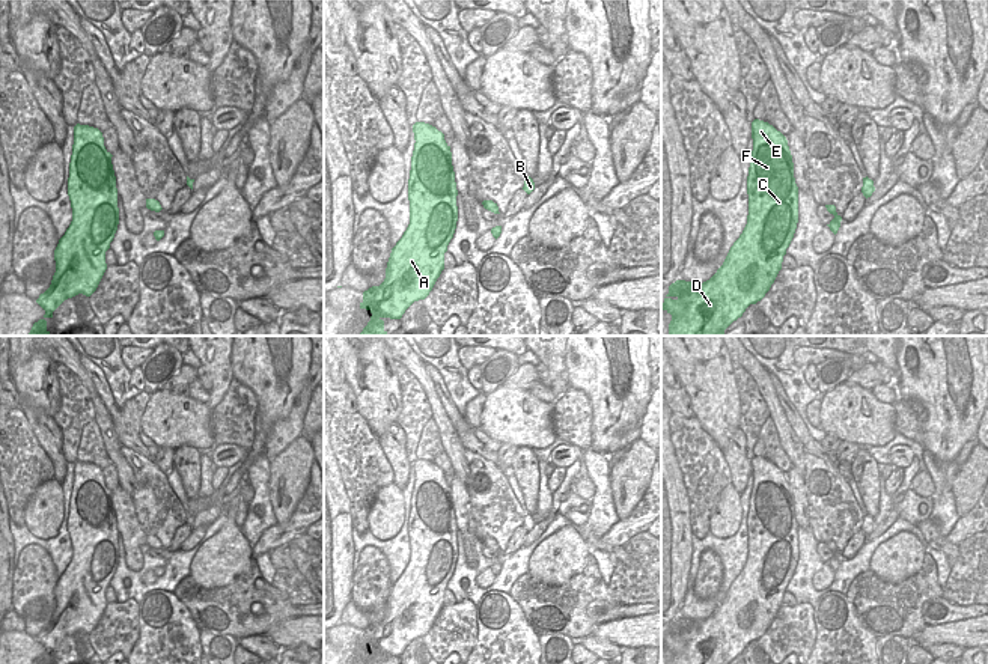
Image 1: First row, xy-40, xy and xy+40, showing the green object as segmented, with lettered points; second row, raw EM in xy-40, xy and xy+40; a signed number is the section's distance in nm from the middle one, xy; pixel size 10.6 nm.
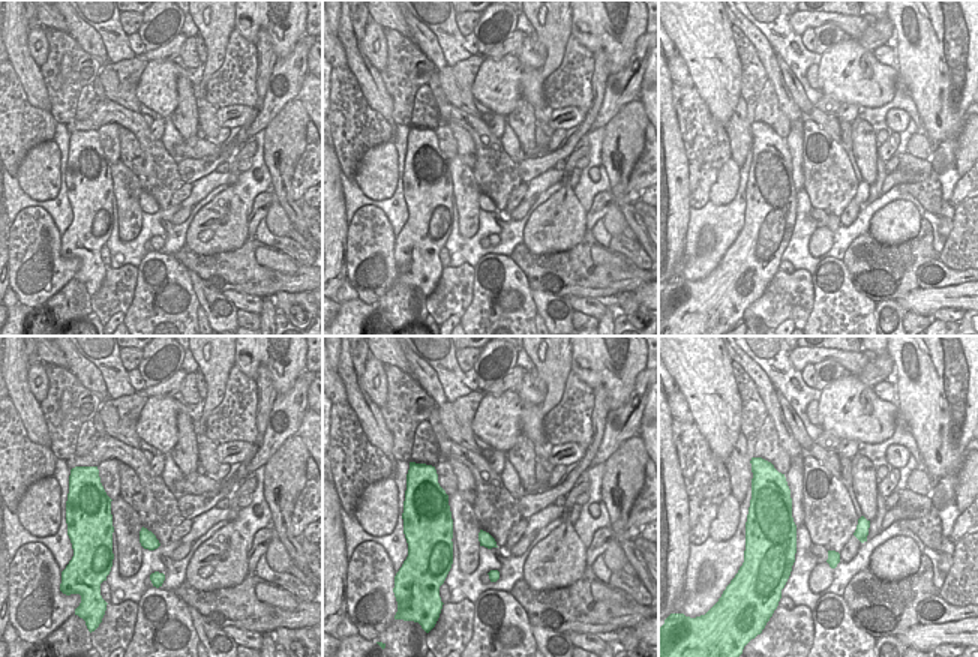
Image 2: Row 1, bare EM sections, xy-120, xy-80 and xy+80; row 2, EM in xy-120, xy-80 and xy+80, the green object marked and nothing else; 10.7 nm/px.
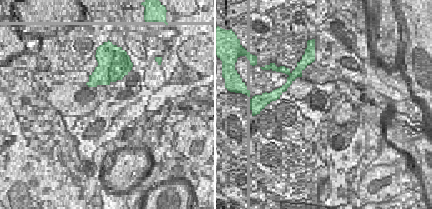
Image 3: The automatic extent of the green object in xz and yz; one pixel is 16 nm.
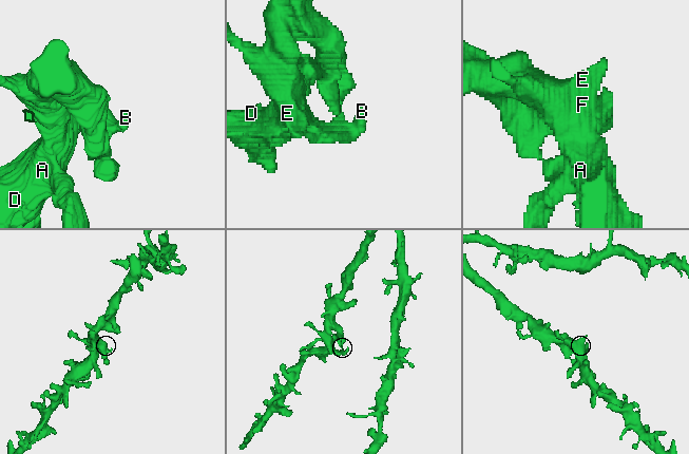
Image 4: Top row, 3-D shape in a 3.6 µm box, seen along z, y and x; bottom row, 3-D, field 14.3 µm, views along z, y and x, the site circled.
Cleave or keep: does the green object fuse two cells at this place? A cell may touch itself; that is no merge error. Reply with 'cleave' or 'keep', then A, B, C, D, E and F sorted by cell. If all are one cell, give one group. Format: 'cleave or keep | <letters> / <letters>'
keep | A B C D E F

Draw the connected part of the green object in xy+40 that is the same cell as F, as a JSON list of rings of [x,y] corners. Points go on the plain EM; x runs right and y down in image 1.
[[[752,459],[753,488],[747,513],[749,553],[739,575],[730,584],[723,602],[703,620],[676,617],[669,623],[663,647],[672,652],[669,664],[729,664],[743,653],[750,641],[761,638],[782,607],[783,593],[798,560],[798,524],[794,515],[794,500],[786,474],[768,459]]]

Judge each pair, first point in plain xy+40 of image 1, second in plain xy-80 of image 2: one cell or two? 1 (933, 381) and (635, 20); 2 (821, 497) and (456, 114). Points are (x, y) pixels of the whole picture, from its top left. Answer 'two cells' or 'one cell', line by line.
1: one cell
2: one cell

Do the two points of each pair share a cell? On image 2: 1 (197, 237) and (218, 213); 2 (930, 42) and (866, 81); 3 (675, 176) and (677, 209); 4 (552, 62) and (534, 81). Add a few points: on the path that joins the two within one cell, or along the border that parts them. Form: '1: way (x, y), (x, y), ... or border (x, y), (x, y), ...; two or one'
1: way (203, 233), (216, 219); one
2: border (894, 66), (899, 75); two
3: way (675, 183), (675, 201); one
4: border (539, 69), (543, 80); two

